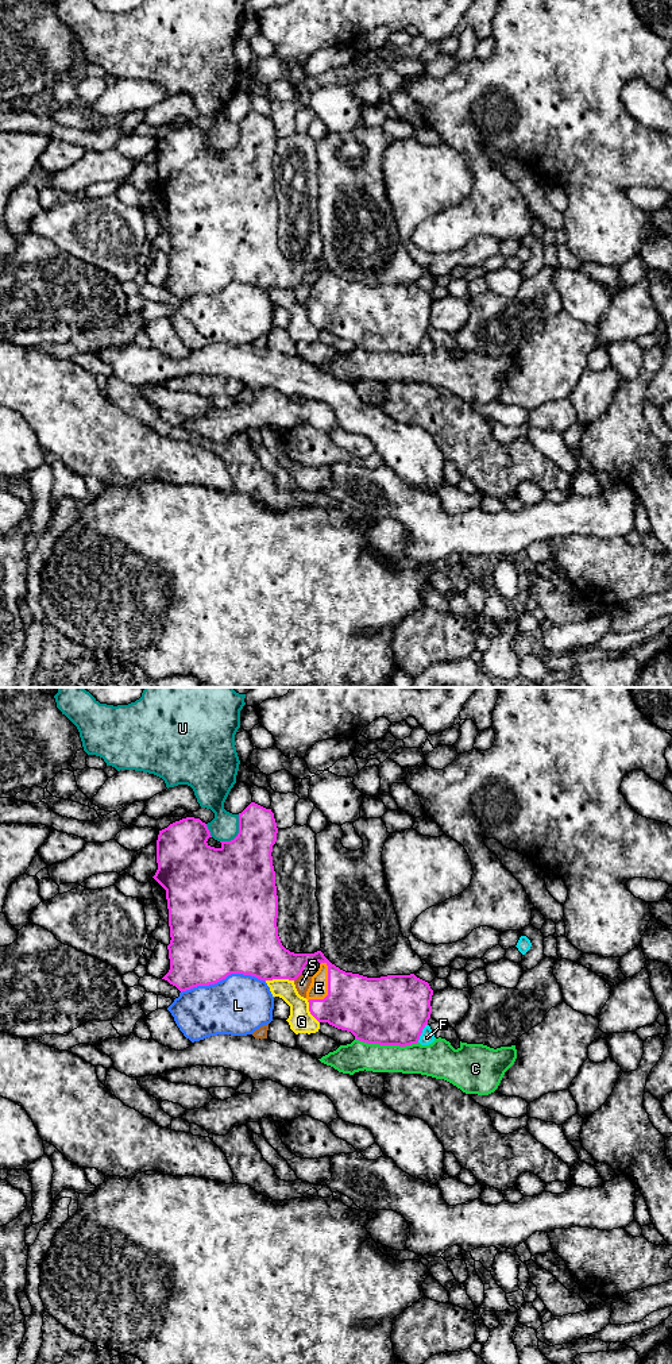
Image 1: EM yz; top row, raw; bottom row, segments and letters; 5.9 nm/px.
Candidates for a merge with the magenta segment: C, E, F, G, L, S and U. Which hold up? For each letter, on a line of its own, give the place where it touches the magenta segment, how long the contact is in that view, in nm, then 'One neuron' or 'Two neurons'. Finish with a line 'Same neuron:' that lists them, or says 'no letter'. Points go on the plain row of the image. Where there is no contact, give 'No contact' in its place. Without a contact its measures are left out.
C: Touches magenta at yz (386, 353). Shared border 380 nm. Two neurons
E: Touches magenta at yz (328, 296). Shared border 260 nm. One neuron
F: Touches magenta at yz (421, 340). Shared border 130 nm. Two neurons
G: Touches magenta at yz (278, 286). Shared border 180 nm. Two neurons
L: Touches magenta at yz (223, 286). Shared border 500 nm. Two neurons
S: Touches magenta at yz (298, 284). Shared border 70 nm. Two neurons
U: Touches magenta at yz (238, 142). Shared border 200 nm. Two neurons
Same neuron: E

